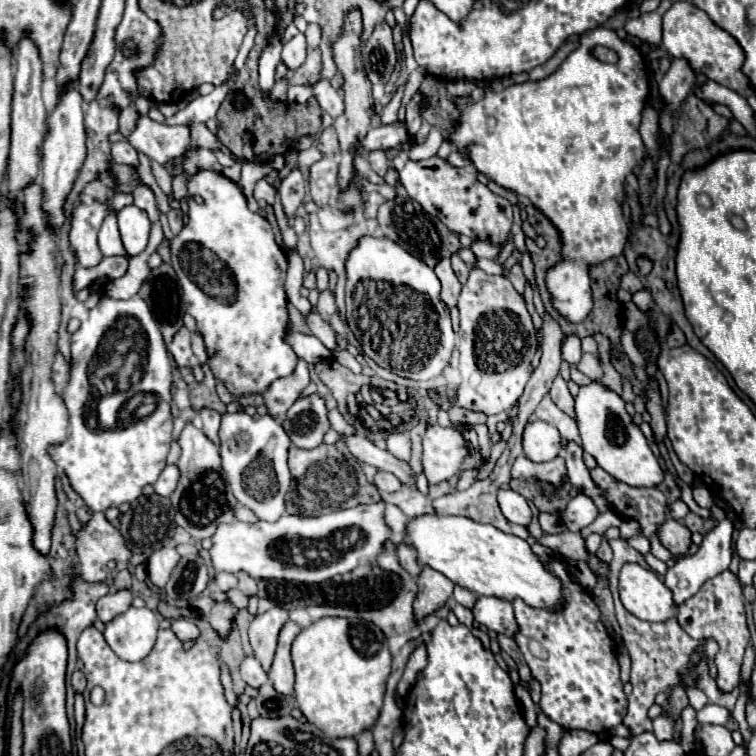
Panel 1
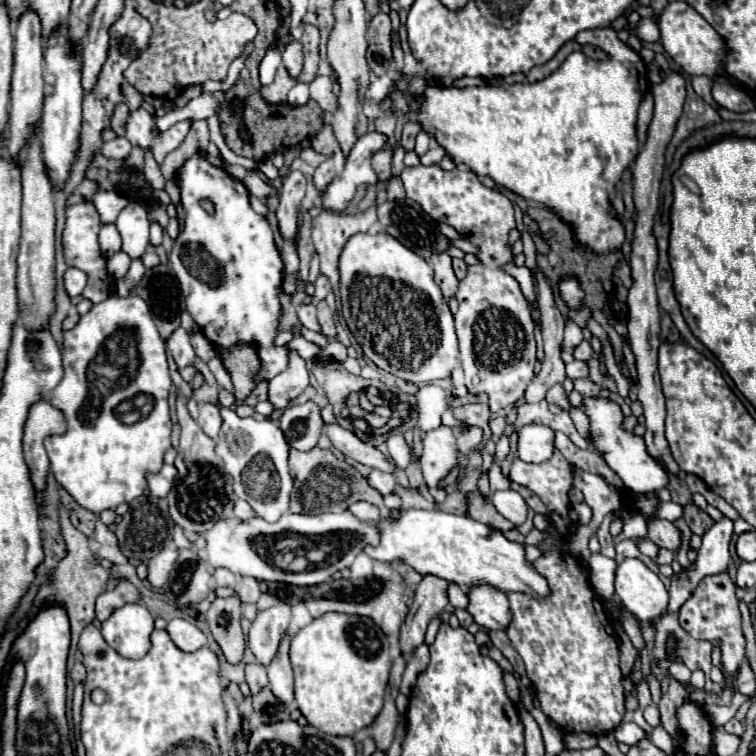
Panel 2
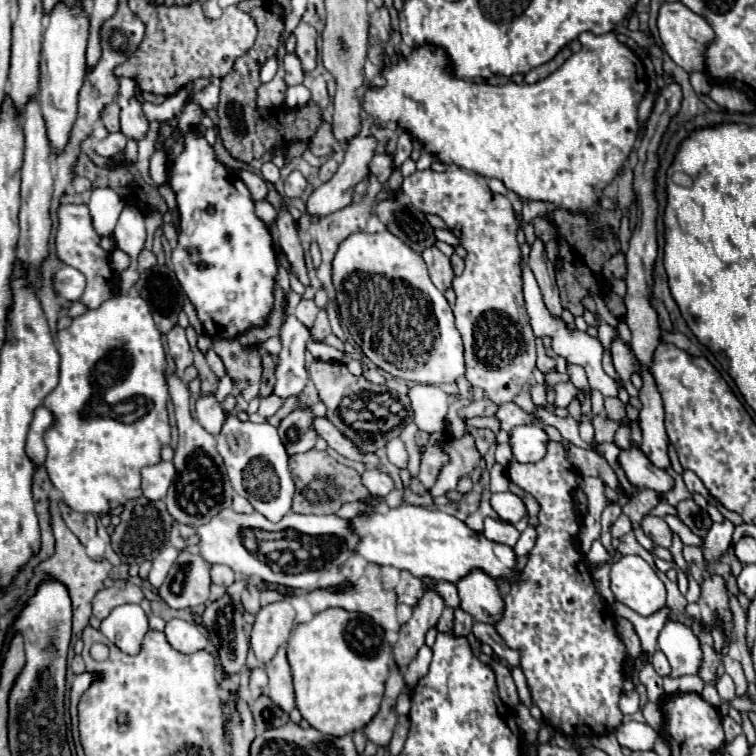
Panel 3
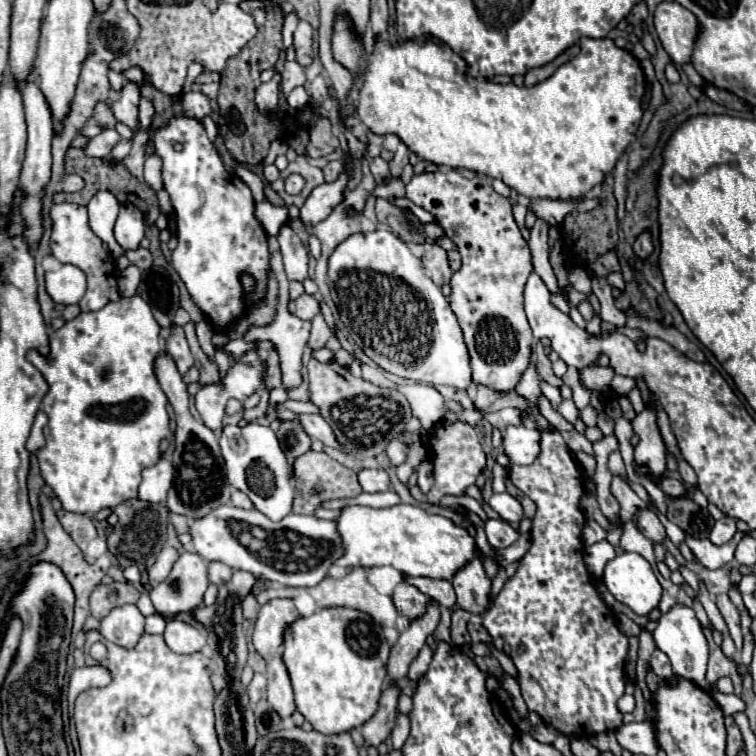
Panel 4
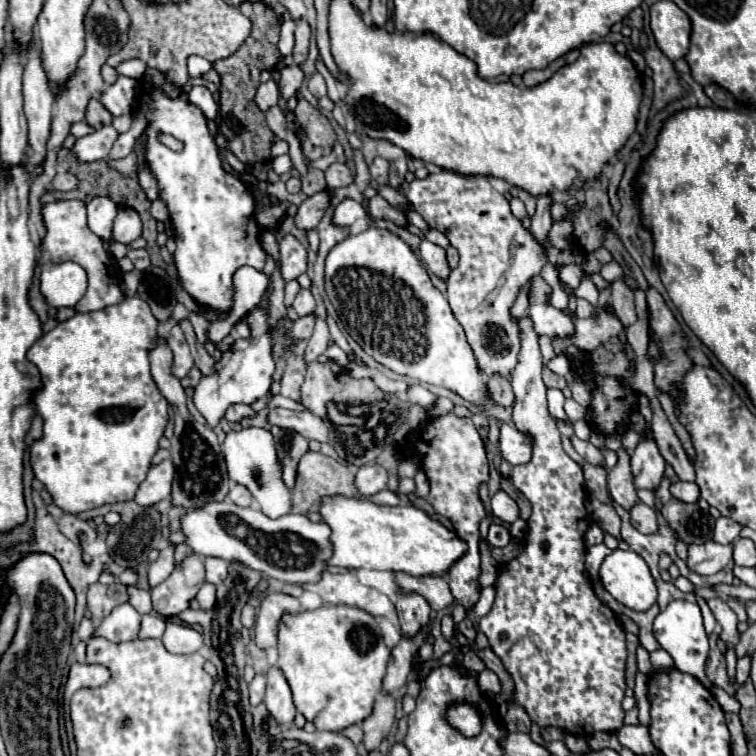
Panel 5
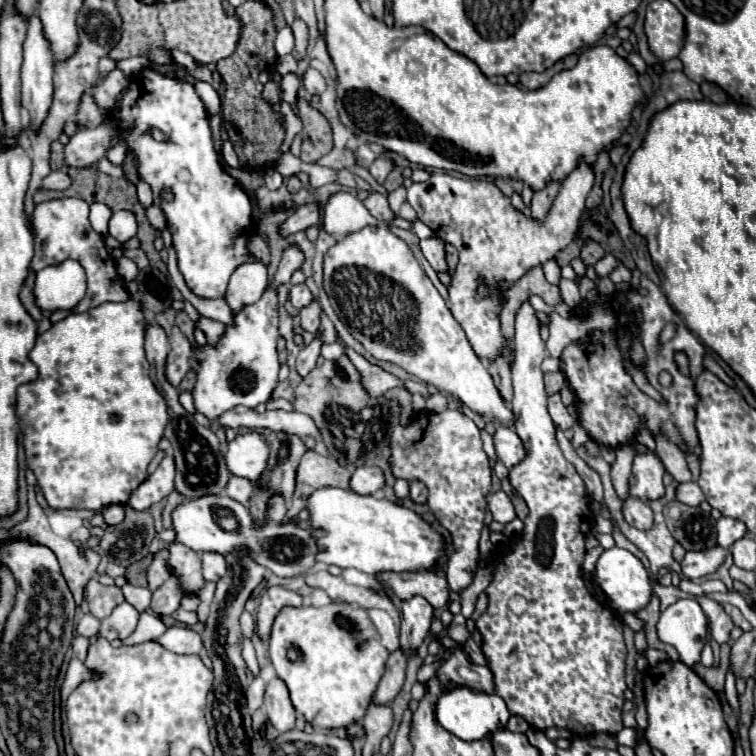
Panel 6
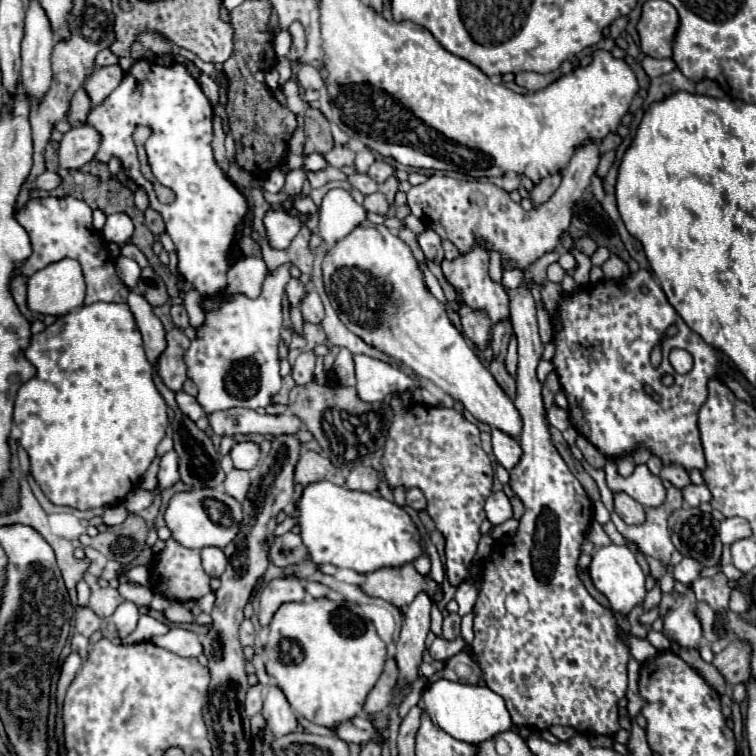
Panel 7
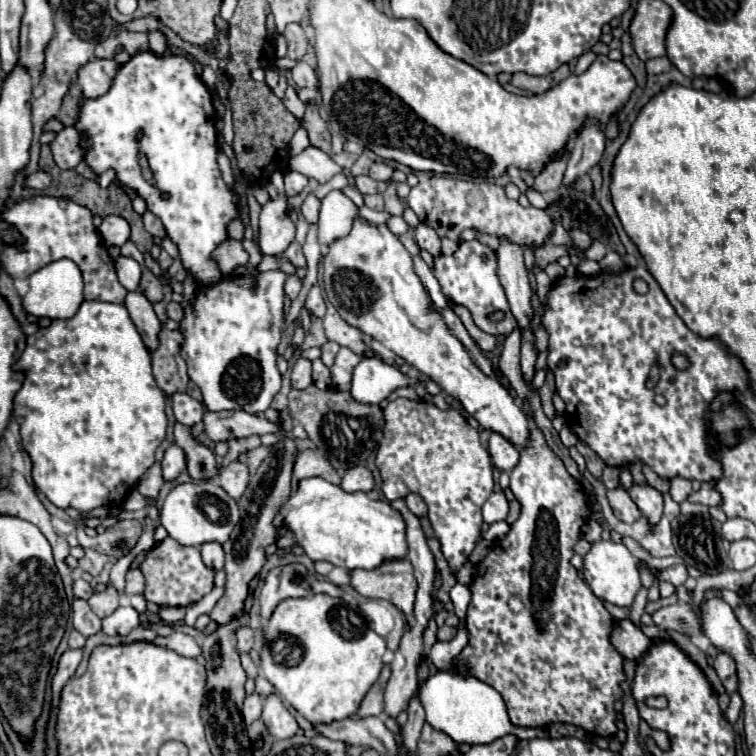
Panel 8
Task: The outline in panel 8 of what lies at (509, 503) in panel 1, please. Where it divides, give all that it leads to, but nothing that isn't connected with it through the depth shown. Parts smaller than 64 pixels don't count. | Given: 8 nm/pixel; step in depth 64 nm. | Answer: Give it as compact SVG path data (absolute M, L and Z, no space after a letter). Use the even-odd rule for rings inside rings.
M502 490L490 494L490 498L482 506L482 514L484 514L484 522L488 522L488 524L494 524L494 522L500 522L500 520L506 518L508 500L506 500Z

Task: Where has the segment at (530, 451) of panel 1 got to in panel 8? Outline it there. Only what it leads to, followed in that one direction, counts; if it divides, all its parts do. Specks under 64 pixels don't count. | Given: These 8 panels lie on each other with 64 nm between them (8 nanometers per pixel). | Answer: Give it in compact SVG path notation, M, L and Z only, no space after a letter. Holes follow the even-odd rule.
M496 432L490 434L488 452L490 452L490 458L492 458L494 468L498 468L502 472L510 472L518 464L520 450L512 442L508 442L504 436L496 434Z

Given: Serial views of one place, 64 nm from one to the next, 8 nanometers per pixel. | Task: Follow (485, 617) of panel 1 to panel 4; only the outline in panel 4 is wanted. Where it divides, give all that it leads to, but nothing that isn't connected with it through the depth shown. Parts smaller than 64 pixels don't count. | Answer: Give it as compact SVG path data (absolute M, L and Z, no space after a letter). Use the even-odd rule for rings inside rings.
M476 556L476 560L470 560L452 578L452 586L454 586L456 598L458 598L458 606L470 614L482 614L488 606L490 584L492 582L486 576L480 558Z

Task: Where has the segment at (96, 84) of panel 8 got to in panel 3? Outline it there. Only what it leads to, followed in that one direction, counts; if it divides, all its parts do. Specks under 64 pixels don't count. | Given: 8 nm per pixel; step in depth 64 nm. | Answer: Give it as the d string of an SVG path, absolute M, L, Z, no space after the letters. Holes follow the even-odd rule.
M132 96L120 110L120 126L122 126L122 134L130 136L134 140L144 138L146 130L148 130L148 122L142 114L140 102L136 96Z

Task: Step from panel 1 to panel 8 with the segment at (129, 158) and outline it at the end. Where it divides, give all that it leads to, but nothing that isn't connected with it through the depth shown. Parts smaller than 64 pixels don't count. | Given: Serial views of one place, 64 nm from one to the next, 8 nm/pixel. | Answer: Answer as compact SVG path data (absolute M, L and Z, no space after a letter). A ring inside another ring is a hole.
M62 128L56 134L56 138L50 142L50 150L58 168L70 170L70 168L76 168L84 160L78 140L80 140L80 134L74 128Z

